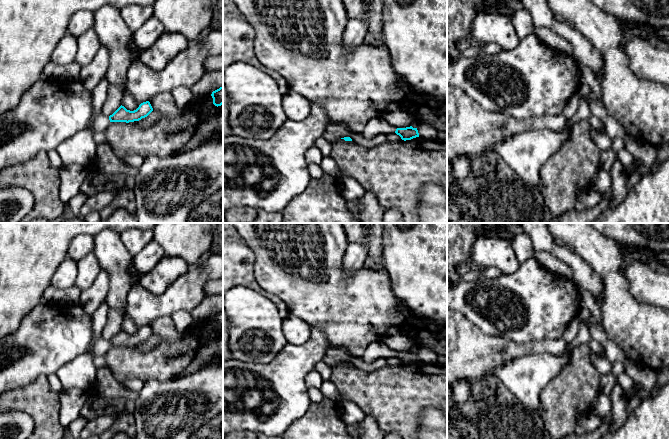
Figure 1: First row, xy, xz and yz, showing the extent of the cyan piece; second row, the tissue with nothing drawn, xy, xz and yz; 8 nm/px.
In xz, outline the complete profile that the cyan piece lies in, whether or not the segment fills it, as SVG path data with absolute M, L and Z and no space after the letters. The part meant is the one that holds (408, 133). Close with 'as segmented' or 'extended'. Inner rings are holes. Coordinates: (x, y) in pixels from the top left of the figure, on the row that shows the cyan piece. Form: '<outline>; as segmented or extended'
M412 126L406 128L397 128L395 133L404 141L419 137L417 128L413 128Z; as segmented

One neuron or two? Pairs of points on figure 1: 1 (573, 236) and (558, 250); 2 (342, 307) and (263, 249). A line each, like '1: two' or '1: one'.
1: two
2: one

